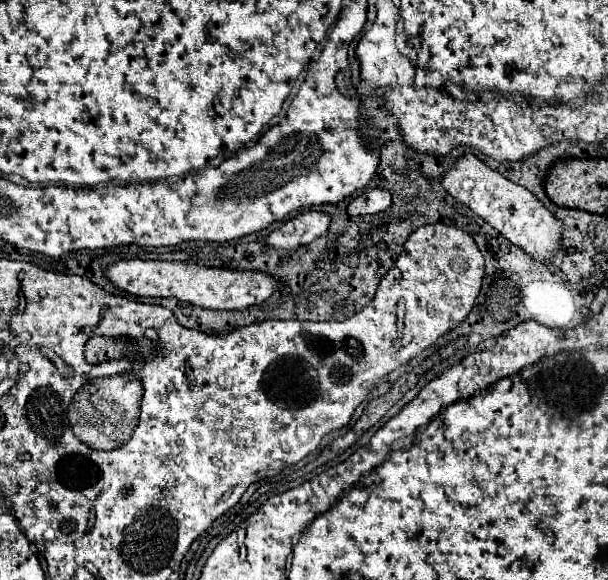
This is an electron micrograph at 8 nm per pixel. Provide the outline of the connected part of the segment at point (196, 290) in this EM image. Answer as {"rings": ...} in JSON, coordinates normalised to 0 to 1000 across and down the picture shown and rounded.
{"rings":[[[206,447],[176,460],[173,474],[202,502],[242,512],[288,512],[317,526],[350,534],[403,533],[410,526],[433,522],[459,488],[439,471],[426,467],[377,467],[340,464],[317,453],[275,453],[275,450],[232,450]]]}

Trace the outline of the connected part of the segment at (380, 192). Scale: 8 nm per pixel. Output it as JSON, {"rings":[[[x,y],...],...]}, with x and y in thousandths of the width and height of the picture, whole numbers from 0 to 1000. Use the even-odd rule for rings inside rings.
{"rings":[[[607,326],[590,333],[587,340],[577,343],[571,353],[571,371],[590,374],[590,371],[613,371],[627,367],[643,353],[643,333],[633,326]]]}

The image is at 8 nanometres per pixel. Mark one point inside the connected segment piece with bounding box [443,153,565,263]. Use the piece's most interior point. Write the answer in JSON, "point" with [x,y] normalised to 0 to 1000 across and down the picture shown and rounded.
{"point":[885,391]}

